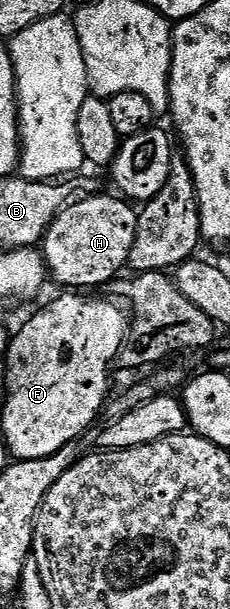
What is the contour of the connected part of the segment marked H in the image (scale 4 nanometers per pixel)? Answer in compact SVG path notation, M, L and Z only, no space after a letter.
M85 195L82 201L74 200L62 209L60 215L51 223L43 238L43 256L48 276L53 277L61 287L72 287L77 291L85 291L88 285L105 285L118 276L117 273L129 264L131 247L135 243L138 210L128 200L120 196L101 197L102 195Z

